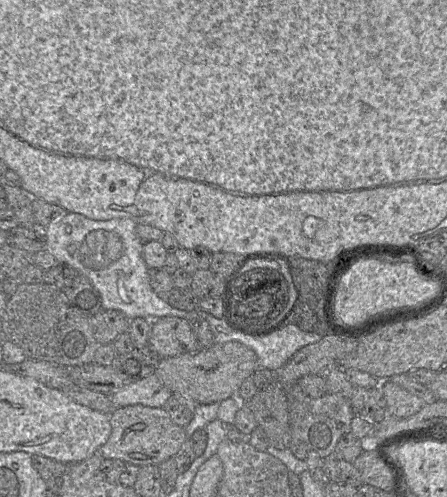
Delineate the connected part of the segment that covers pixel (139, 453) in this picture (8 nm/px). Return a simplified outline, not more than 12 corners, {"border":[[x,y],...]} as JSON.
{"border":[[164,407],[115,408],[103,459],[139,467],[173,458],[187,440]]}

